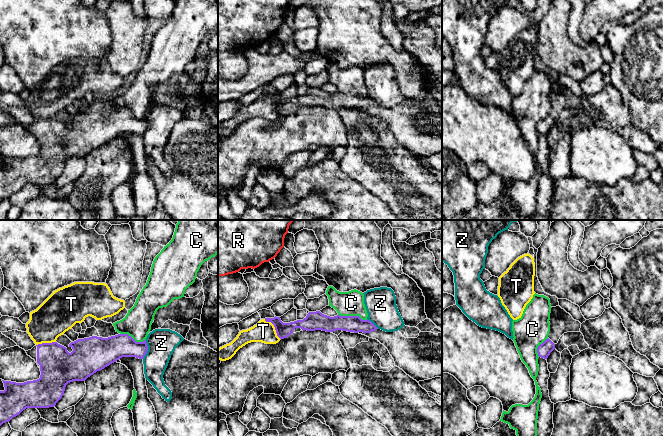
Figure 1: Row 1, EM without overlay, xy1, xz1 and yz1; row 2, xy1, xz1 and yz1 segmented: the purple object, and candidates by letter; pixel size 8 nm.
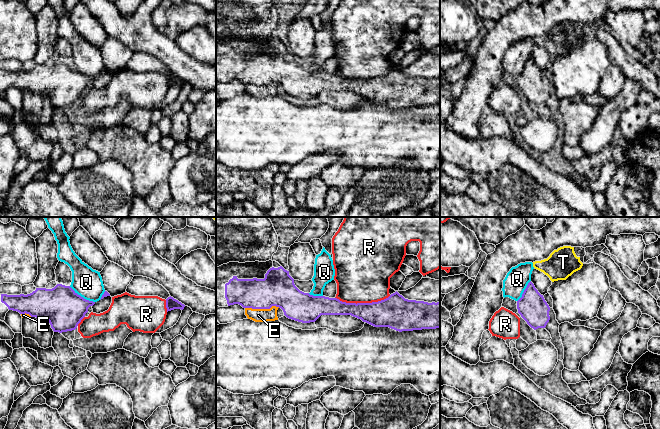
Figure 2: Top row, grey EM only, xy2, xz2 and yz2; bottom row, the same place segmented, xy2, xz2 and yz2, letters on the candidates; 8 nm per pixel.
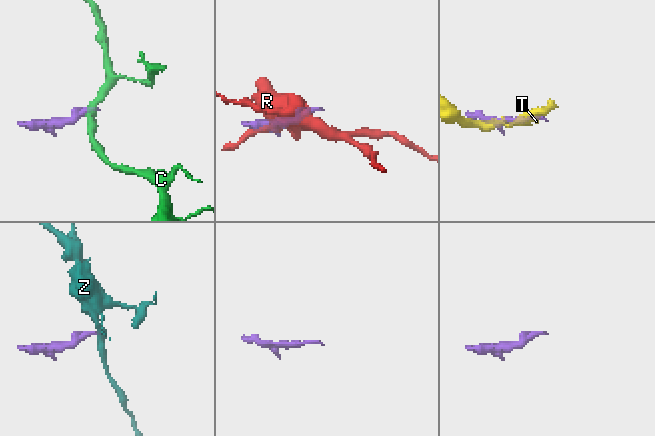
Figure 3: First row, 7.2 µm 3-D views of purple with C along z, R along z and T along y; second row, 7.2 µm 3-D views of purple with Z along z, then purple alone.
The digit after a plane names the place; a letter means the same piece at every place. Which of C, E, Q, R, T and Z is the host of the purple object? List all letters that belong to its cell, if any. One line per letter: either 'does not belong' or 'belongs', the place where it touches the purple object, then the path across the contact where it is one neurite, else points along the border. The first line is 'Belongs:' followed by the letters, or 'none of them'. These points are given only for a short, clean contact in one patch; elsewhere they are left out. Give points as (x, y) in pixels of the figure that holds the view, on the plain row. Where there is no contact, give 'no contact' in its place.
Belongs: none of them
C: does not belong | xz1 (353, 92) | along xz1 (338, 90), (358, 91), (362, 95), (367, 95)
E: does not belong | xz2 (262, 84) | along xz2 (279, 83), (245, 84)
Q: does not belong | xy2 (82, 73) | along xy2 (69, 62), (84, 74), (94, 78)
R: does not belong | xz2 (362, 79)
T: does not belong | xz1 (274, 102) | along xz1 (264, 95), (273, 101), (276, 110), (280, 114)
Z: does not belong | xy1 (147, 125) | along xy1 (146, 116), (147, 128), (142, 134)

